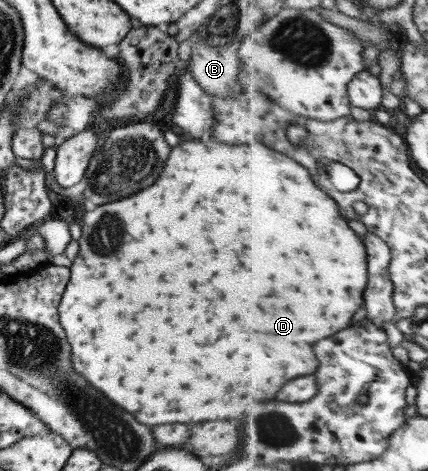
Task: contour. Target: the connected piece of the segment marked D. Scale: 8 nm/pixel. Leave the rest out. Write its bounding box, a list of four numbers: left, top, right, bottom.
[57,141,369,425]

